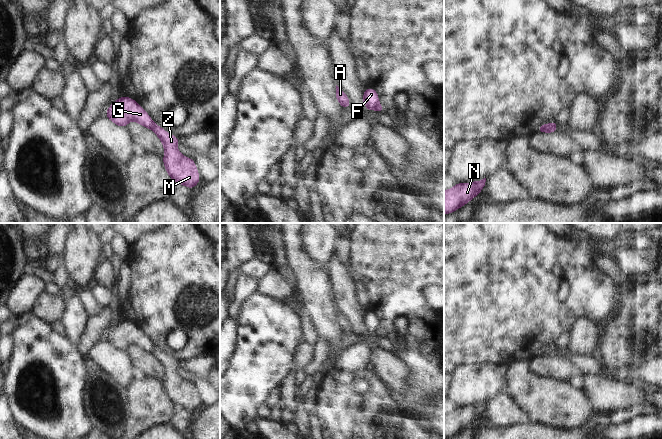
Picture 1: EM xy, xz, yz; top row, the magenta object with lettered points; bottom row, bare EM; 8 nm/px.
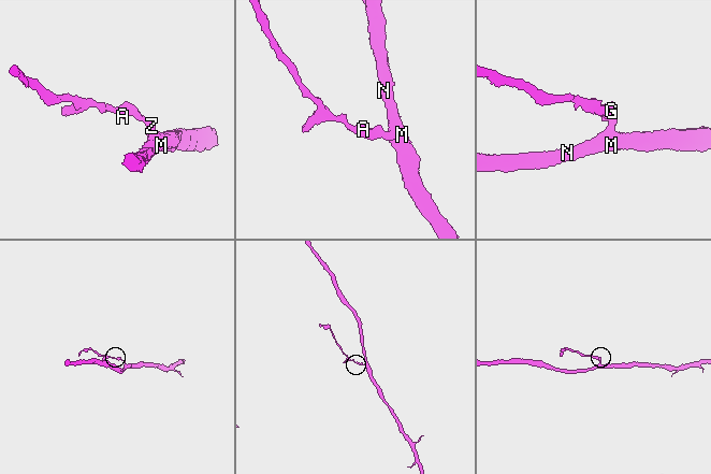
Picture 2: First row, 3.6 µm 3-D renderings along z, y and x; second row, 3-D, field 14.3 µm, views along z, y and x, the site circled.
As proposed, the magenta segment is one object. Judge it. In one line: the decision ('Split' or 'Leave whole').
Split

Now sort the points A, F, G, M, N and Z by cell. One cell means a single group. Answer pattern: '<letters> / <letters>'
A F G / M N Z

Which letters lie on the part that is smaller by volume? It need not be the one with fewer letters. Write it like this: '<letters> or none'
A, F, G

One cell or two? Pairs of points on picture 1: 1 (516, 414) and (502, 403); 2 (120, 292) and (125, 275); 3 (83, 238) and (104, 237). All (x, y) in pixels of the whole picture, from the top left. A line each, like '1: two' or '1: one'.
1: one
2: one
3: two

